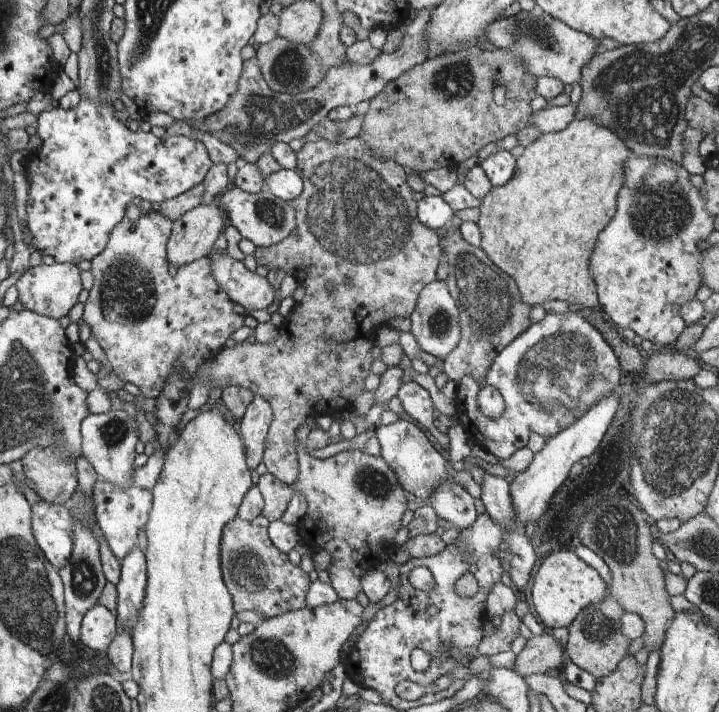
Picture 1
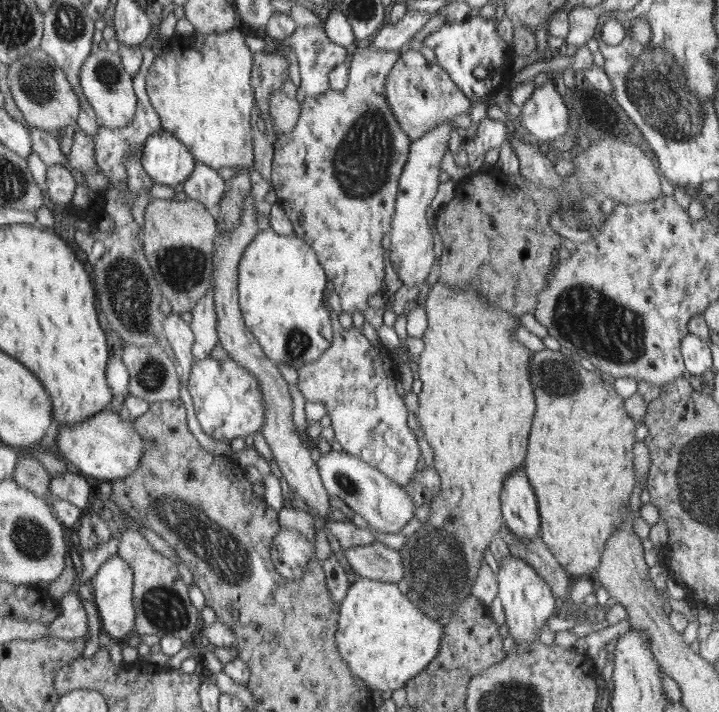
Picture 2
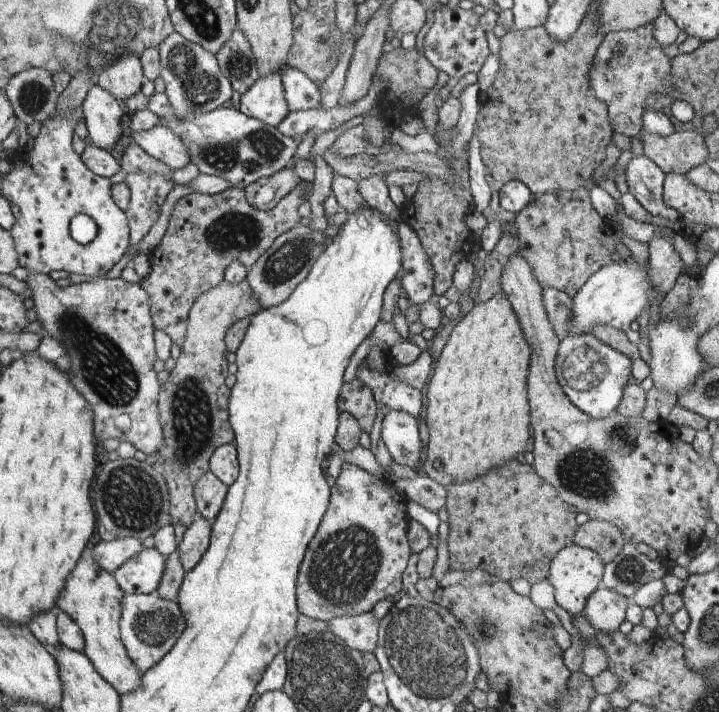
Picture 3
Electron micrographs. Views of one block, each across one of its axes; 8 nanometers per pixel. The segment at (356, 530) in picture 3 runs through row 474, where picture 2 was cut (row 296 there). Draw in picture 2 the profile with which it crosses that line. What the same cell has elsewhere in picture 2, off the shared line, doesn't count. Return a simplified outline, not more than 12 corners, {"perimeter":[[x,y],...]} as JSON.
{"perimeter":[[399,50],[275,138],[271,188],[342,311],[384,293],[416,140],[386,101]]}

